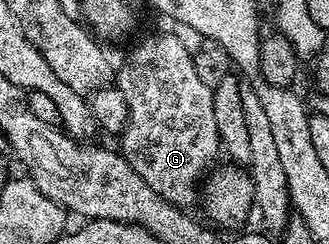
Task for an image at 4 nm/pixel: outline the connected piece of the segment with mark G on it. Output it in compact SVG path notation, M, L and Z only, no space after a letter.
M167 30L167 32L157 32L145 37L129 54L125 62L120 64L115 76L116 87L119 88L127 101L128 106L128 125L125 127L120 137L119 145L122 155L128 162L132 169L135 170L147 186L155 190L160 197L163 197L169 204L174 204L180 208L189 208L196 196L199 196L199 187L201 181L204 179L206 172L214 165L215 156L220 153L220 140L218 138L218 127L215 123L215 110L214 110L214 98L213 89L204 85L200 81L199 74L196 73L193 55L187 52L186 48L183 47L180 40L174 34L174 32Z

